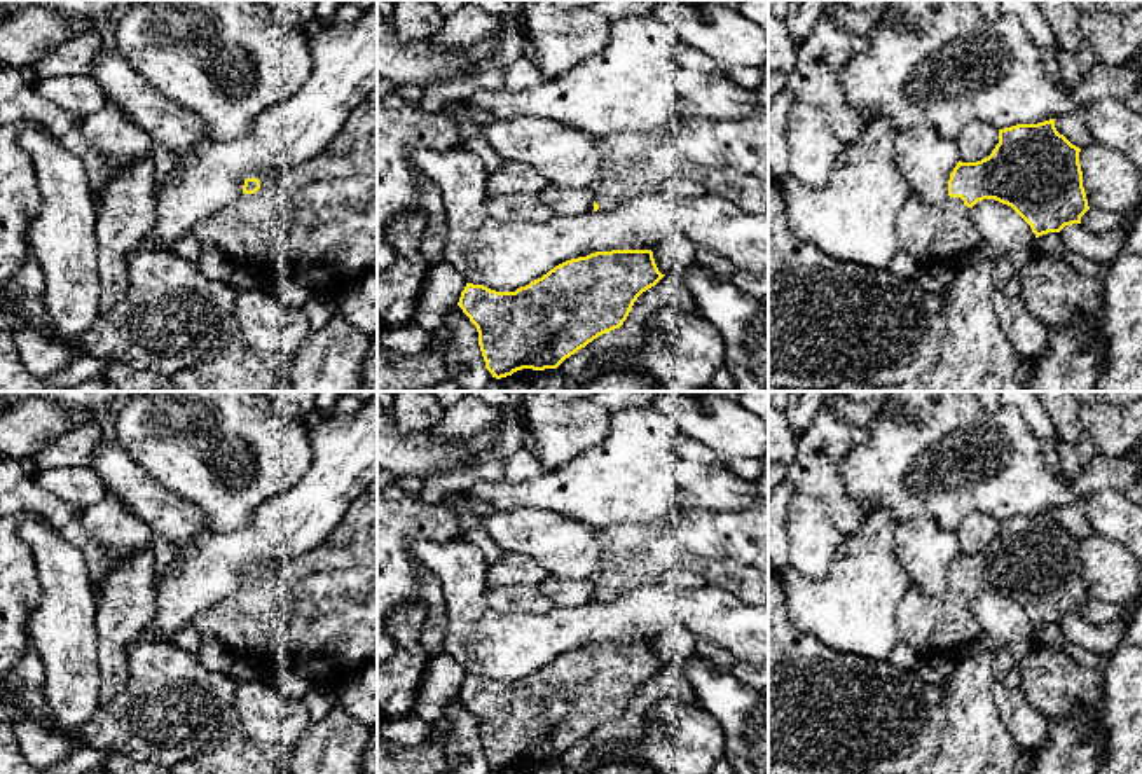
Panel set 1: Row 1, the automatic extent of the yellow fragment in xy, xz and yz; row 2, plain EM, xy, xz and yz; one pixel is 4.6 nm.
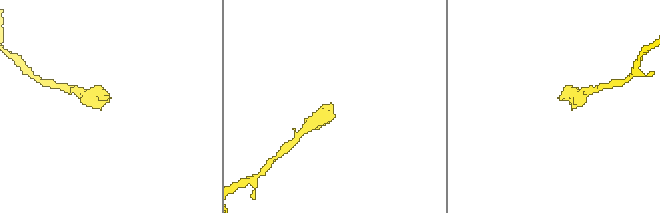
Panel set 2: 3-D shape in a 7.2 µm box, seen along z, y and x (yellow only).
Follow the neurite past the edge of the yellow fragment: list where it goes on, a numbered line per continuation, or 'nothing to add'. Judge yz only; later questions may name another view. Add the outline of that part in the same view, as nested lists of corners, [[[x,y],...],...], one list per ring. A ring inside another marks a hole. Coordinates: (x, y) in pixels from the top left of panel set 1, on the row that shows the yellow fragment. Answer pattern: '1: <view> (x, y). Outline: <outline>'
1: yz (931, 234). Outline: [[[910,190],[898,218],[899,248],[920,267],[953,264],[981,243],[969,211],[971,208],[960,197],[950,197],[946,203],[931,206]]]

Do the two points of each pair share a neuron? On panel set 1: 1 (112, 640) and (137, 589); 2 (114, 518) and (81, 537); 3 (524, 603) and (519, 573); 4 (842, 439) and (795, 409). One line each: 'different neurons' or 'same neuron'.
1: same neuron
2: different neurons
3: different neurons
4: different neurons

